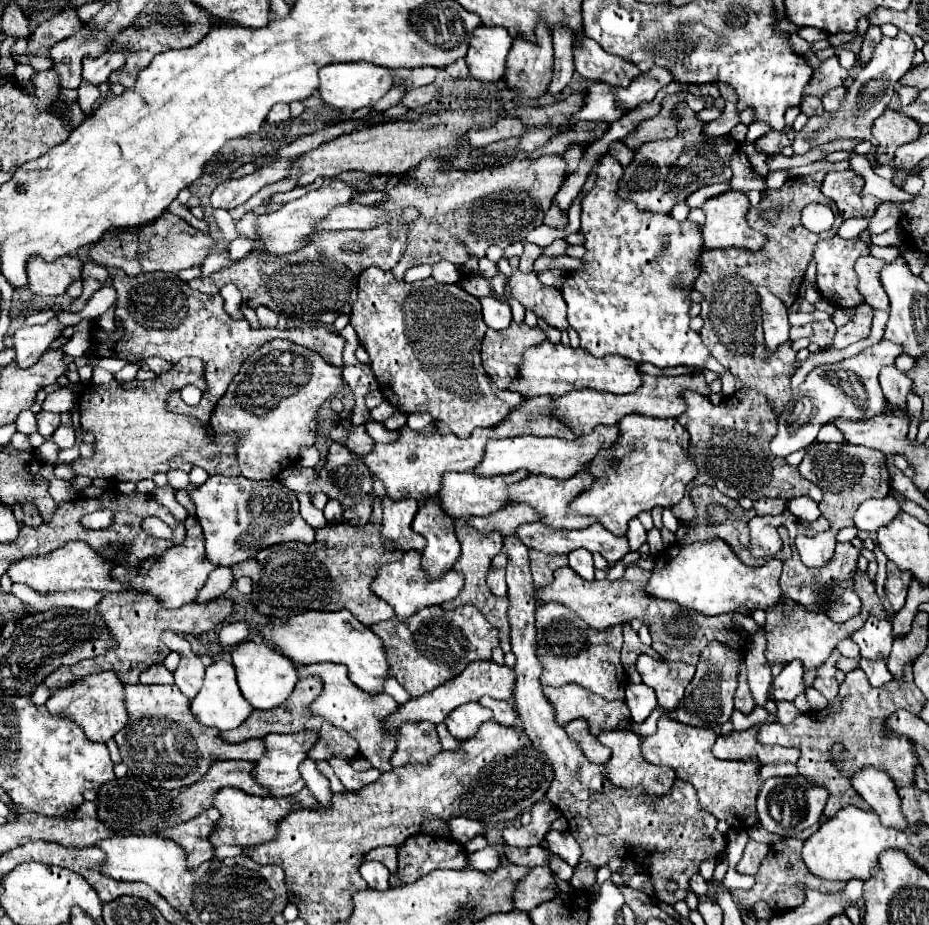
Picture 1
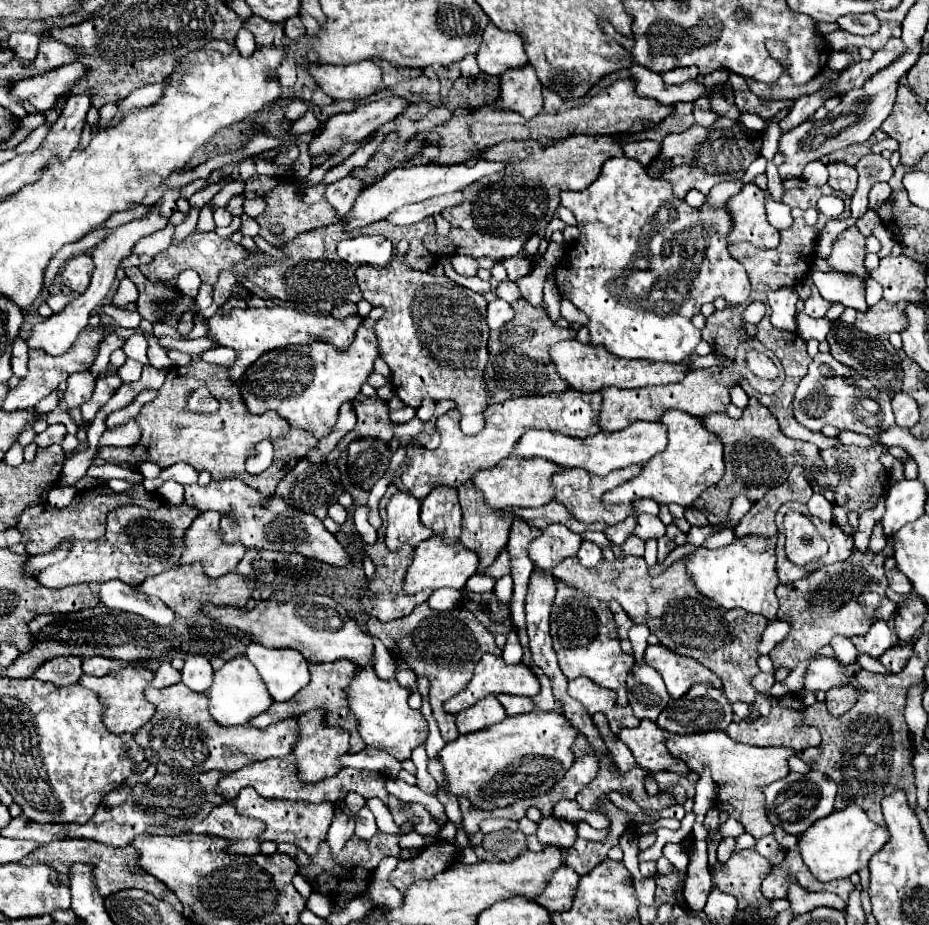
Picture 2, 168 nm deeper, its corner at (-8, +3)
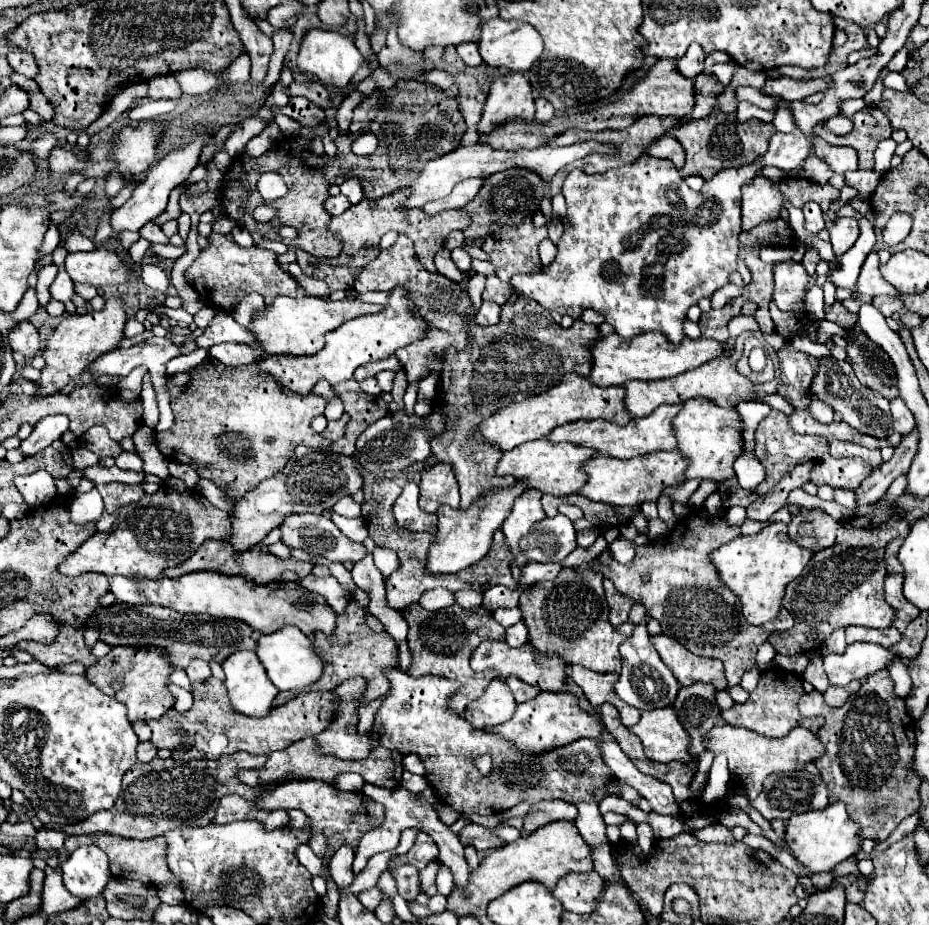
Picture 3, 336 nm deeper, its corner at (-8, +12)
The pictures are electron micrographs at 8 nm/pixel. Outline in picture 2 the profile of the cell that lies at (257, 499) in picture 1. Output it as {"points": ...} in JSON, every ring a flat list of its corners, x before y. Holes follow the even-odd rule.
{"points":[[221,479,211,481,209,485,187,485,185,503,199,511,217,511,221,513,221,533,223,543,243,543,247,549,269,549,269,551,289,551,303,553,309,559,319,559,329,565,345,567,351,563,347,551,339,545,333,533,329,533,323,523,305,511,289,507,279,495,263,497,261,491,247,487,241,479]]}

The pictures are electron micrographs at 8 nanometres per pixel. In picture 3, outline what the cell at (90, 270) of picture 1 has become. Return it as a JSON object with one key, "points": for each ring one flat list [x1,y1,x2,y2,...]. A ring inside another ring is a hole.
{"points":[[152,244,151,251,164,258,176,260,186,252,186,245,173,246,171,244]]}

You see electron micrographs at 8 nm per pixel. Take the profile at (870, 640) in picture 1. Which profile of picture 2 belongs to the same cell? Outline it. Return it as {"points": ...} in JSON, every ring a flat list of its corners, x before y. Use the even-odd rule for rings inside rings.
{"points":[[883,619,873,621,869,633,859,635,859,637,853,637,851,641,855,643,857,651,869,653,869,655,875,657,875,659,877,659,879,655,883,655,887,649,891,649,893,645,899,643,895,631,893,631,893,629,887,625,887,621,883,621]]}

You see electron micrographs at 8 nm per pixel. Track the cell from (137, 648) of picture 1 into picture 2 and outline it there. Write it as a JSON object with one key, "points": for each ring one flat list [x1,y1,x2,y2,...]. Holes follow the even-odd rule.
{"points":[[183,565,177,569,169,569,165,573,159,573,155,577,147,577,141,585,135,587,137,591,157,597,161,599,175,615,181,615,183,619,193,619,195,615,203,613,203,605,205,603,213,603,213,605,231,605,231,607,239,607,243,609,245,603,251,599,251,589,245,581,243,575,237,573,227,573,221,579,207,579,203,575,203,569,199,565]]}

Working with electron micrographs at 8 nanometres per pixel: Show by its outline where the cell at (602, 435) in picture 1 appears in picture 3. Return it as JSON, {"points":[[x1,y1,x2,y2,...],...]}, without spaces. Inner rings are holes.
{"points":[[667,404,659,406,653,414,645,418,633,418,627,426,619,426,615,422,607,422,603,418,597,420,577,420,571,424,563,424,555,428,547,440,549,442,575,442,579,446,589,446,601,452,603,456,613,456,613,458,635,458,635,456,645,456,651,452,659,450,675,450,675,432,673,432,673,418,681,410,683,404]]}

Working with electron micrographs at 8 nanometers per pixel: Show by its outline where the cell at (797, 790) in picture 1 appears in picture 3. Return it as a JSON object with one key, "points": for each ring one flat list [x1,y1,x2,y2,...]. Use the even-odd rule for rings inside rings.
{"points":[[807,770,771,774,763,784,763,792,753,802,749,802,749,806,761,812,763,818,767,820,775,820,775,818,789,820,793,814,803,814,809,810,823,810,827,804,829,804,827,786,823,784,821,776,811,776]]}

